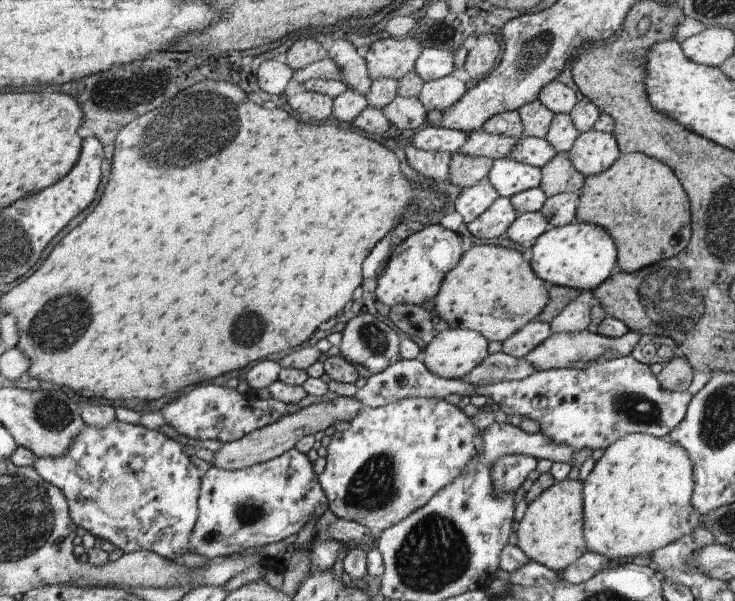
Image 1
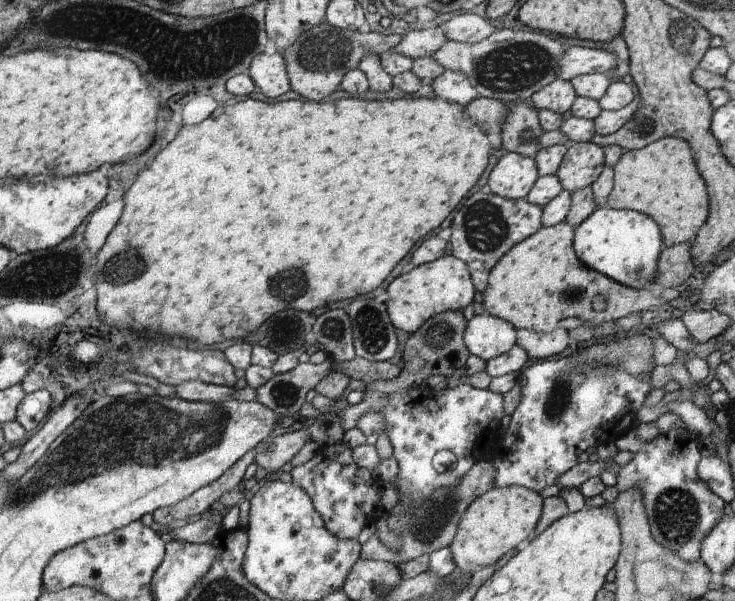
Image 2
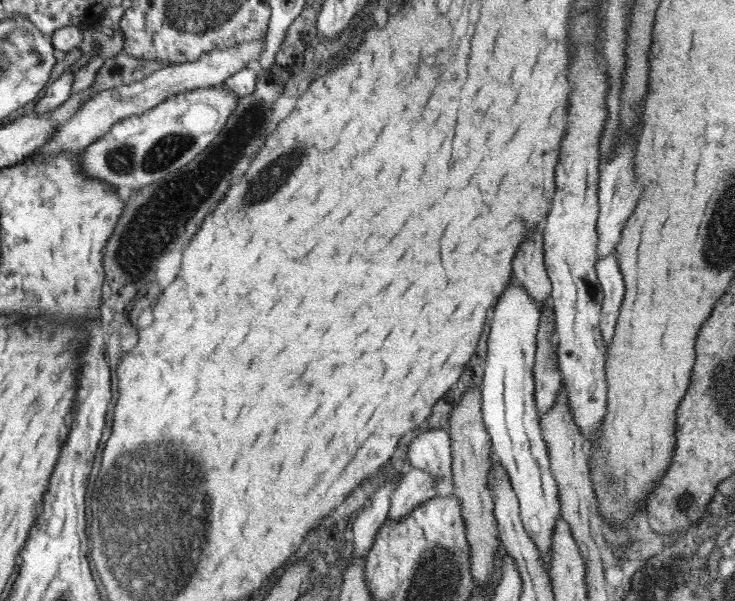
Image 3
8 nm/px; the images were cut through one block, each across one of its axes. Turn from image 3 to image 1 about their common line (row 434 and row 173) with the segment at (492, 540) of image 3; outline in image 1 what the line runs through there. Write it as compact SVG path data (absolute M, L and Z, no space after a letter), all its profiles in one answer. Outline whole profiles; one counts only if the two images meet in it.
M455 152L450 155L447 180L460 189L473 186L488 178L492 162L489 157L472 157Z

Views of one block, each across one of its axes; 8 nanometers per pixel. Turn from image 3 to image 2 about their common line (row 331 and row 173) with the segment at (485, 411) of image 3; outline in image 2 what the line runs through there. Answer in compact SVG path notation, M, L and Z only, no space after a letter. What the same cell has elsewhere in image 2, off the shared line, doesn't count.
M504 152L489 171L485 189L507 199L524 198L539 173L533 159L517 152Z

